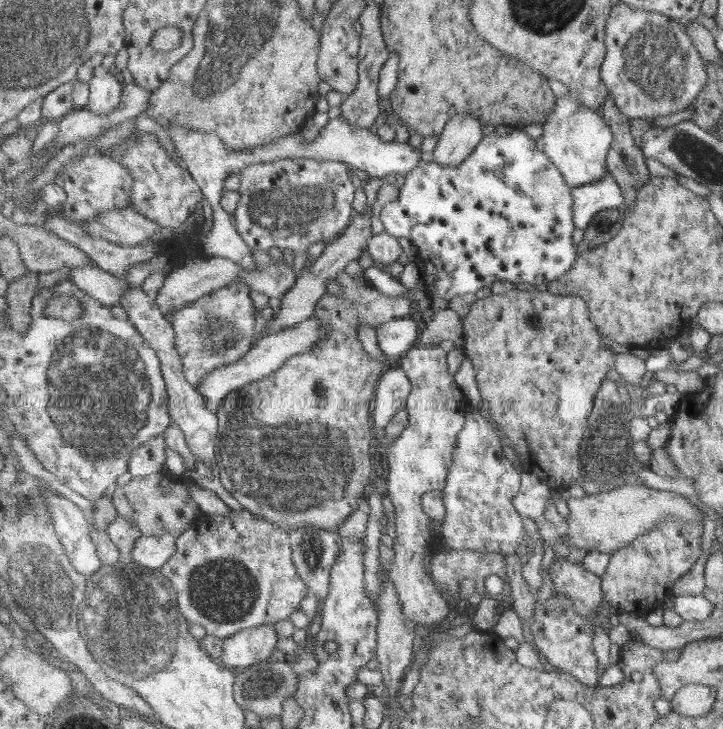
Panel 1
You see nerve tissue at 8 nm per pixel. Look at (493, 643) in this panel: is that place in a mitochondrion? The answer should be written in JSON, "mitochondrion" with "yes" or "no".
{"mitochondrion":"no"}

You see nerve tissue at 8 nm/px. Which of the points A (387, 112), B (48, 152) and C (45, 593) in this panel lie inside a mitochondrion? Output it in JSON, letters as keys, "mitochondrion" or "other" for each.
{"A":"other","B":"other","C":"mitochondrion"}

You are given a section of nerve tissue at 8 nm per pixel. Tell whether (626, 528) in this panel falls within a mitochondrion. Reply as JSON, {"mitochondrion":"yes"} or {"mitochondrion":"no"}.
{"mitochondrion":"no"}

